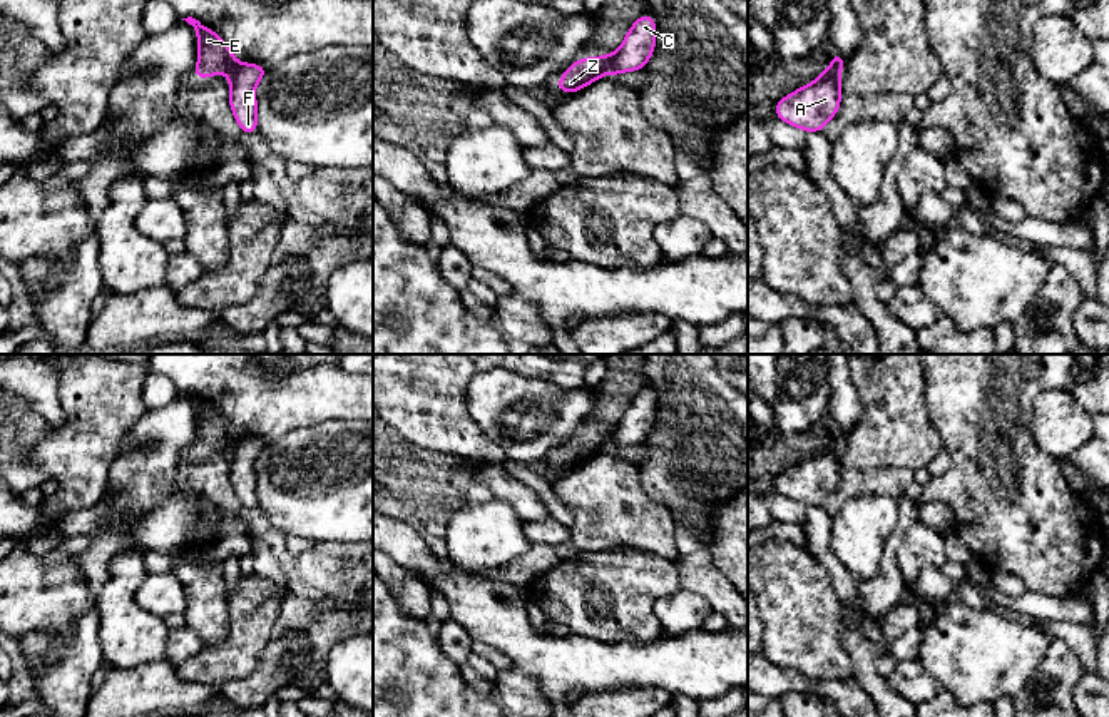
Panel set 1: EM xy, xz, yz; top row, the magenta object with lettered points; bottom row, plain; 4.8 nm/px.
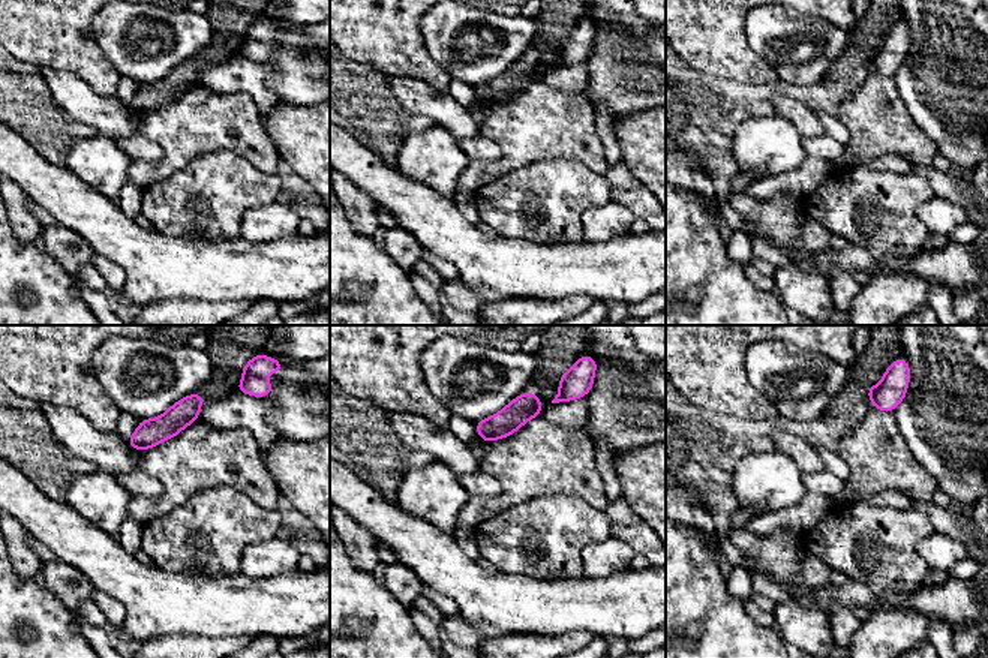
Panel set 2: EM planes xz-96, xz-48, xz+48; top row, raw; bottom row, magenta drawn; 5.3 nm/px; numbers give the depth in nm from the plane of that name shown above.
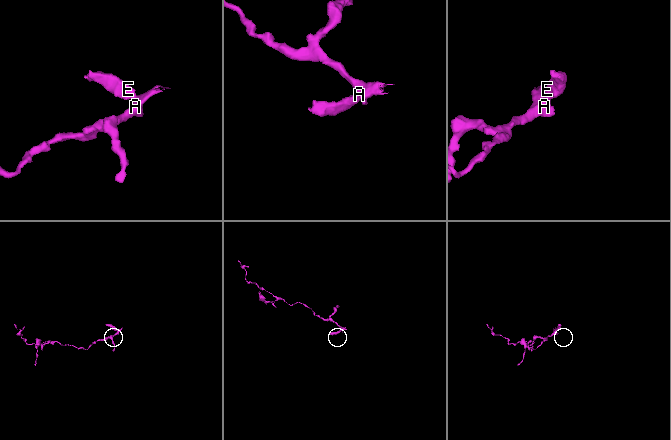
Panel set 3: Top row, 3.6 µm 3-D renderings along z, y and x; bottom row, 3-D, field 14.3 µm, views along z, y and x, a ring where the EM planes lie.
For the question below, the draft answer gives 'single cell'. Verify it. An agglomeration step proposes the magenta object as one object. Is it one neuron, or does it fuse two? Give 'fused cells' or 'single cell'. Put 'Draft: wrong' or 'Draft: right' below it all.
fused cells
Draft: wrong

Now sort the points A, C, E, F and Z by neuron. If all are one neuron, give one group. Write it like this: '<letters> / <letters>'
A C F / E Z

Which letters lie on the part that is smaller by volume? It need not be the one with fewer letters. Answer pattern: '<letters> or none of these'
E, Z

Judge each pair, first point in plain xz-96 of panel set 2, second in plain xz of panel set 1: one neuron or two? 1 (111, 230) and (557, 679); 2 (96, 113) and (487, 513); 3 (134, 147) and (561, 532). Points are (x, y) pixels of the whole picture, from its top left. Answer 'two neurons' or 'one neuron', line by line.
1: one neuron
2: two neurons
3: one neuron

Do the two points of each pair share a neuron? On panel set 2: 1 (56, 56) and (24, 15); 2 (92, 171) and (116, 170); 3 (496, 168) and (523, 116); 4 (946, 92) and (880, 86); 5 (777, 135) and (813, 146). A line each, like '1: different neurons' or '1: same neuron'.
1: same neuron
2: same neuron
3: same neuron
4: different neurons
5: different neurons

